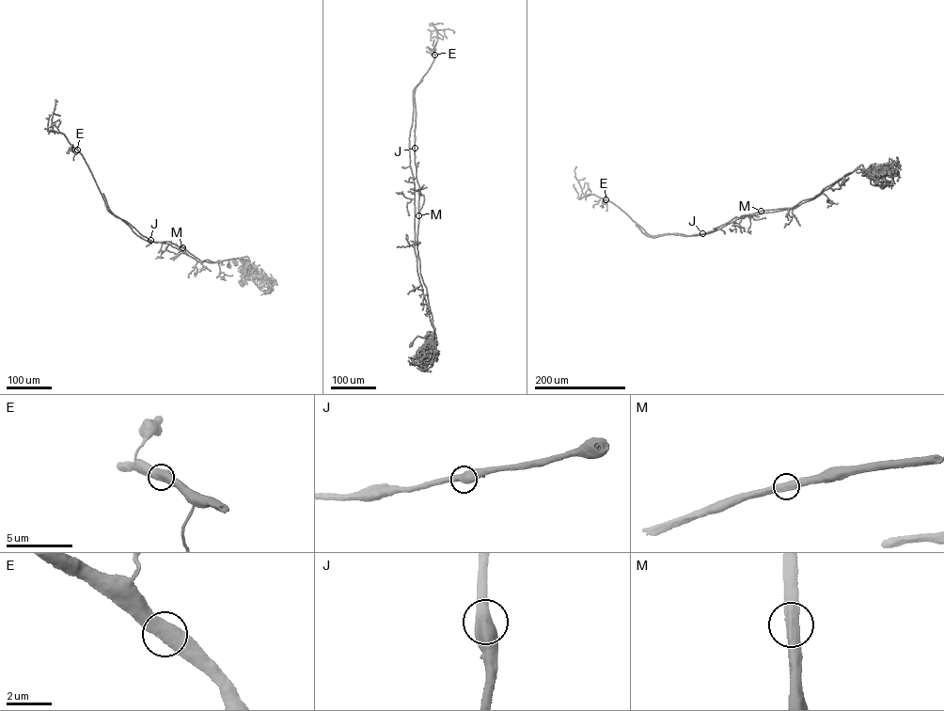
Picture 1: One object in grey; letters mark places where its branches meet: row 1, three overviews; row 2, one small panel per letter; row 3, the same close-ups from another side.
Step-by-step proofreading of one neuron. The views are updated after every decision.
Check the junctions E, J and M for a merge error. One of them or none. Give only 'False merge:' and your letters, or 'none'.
False merge: none

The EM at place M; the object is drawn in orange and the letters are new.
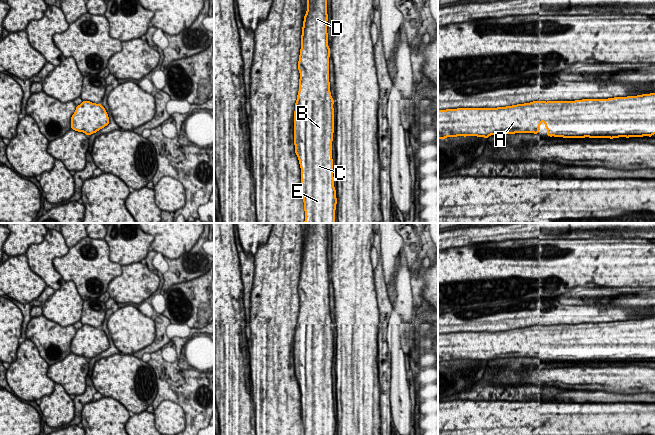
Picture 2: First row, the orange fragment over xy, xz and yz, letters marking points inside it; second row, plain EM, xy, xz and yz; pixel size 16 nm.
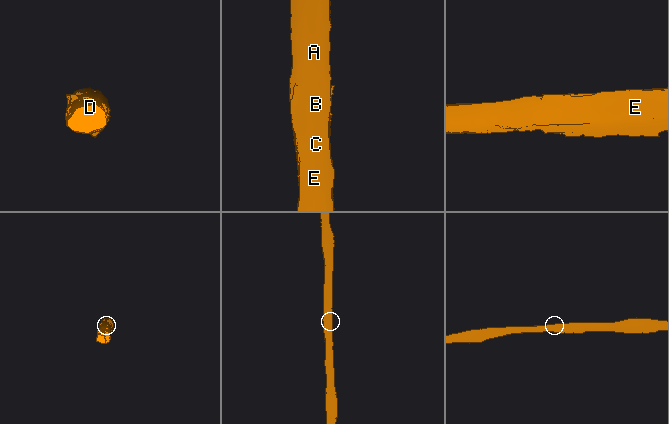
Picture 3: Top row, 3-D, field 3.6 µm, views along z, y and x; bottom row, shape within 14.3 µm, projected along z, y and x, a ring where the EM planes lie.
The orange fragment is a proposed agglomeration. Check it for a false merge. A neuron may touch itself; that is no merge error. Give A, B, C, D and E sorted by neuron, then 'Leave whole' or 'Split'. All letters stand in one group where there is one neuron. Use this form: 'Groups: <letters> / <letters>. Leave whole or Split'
Groups: A B C D E. Leave whole

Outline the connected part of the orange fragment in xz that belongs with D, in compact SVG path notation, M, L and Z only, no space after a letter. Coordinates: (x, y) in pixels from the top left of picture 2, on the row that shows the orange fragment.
M308 0L294 111L294 145L301 168L304 223L336 223L332 169L335 100L330 92L327 21L327 0Z

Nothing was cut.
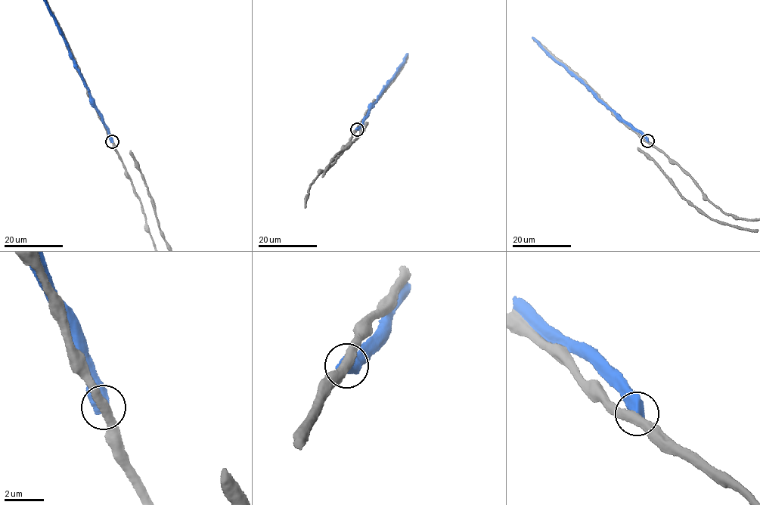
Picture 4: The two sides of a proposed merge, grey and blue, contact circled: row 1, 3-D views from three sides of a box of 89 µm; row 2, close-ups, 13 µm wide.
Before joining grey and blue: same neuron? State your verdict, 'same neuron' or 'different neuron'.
different neuron

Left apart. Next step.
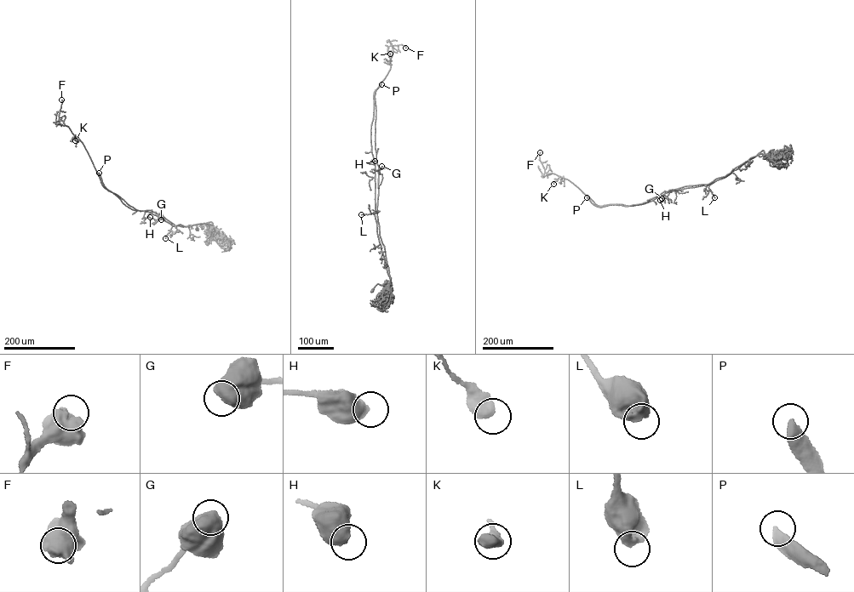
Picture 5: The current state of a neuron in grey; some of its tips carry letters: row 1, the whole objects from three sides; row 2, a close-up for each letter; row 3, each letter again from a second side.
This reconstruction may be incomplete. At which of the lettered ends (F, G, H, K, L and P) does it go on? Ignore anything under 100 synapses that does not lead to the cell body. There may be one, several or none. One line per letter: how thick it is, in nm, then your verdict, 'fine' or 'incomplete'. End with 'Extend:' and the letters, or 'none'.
F: 700 nm thick; fine
G: 800 nm thick; fine
H: 600 nm thick; fine
K: 550 nm thick; fine
L: 650 nm thick; fine
P: 480 nm thick; incomplete
Extend: P

